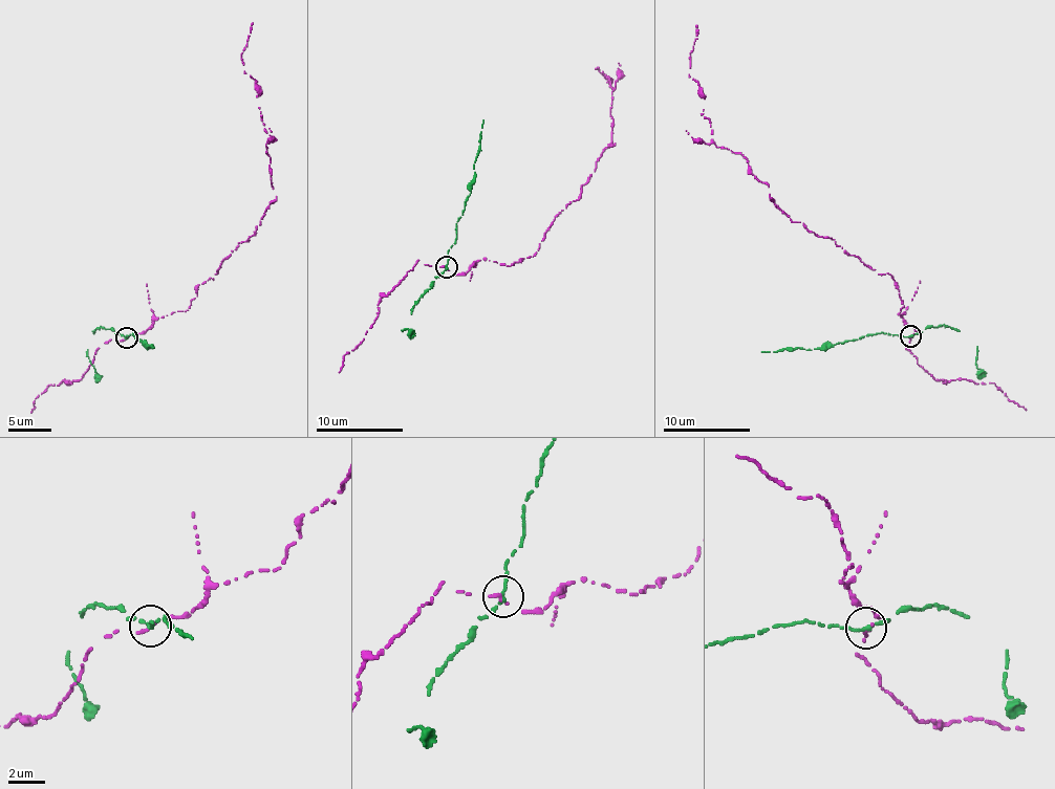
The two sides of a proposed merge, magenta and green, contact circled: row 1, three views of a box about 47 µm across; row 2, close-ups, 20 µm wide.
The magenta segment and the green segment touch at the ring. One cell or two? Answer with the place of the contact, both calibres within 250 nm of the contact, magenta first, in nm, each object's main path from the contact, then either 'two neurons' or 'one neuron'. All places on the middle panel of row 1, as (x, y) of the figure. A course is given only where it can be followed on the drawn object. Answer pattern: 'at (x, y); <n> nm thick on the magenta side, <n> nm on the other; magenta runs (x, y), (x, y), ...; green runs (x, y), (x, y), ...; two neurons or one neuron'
at (447, 267); 180 nm thick on the magenta side, 260 nm on the other; magenta runs (445, 267), (465, 274), (486, 260), (508, 266), (531, 257), (615, 144), (614, 90), (596, 68), (609, 79); green runs (447, 267), (447, 253), (456, 239), (456, 224), (474, 178), (482, 119); two neurons

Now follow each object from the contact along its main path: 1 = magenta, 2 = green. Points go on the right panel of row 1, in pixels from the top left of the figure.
1: (910, 336), (892, 276), (793, 221), (740, 154), (714, 143), (689, 77), (697, 25)
2: (910, 336), (882, 331), (867, 333), (858, 340), (824, 344), (820, 348), (761, 352)

